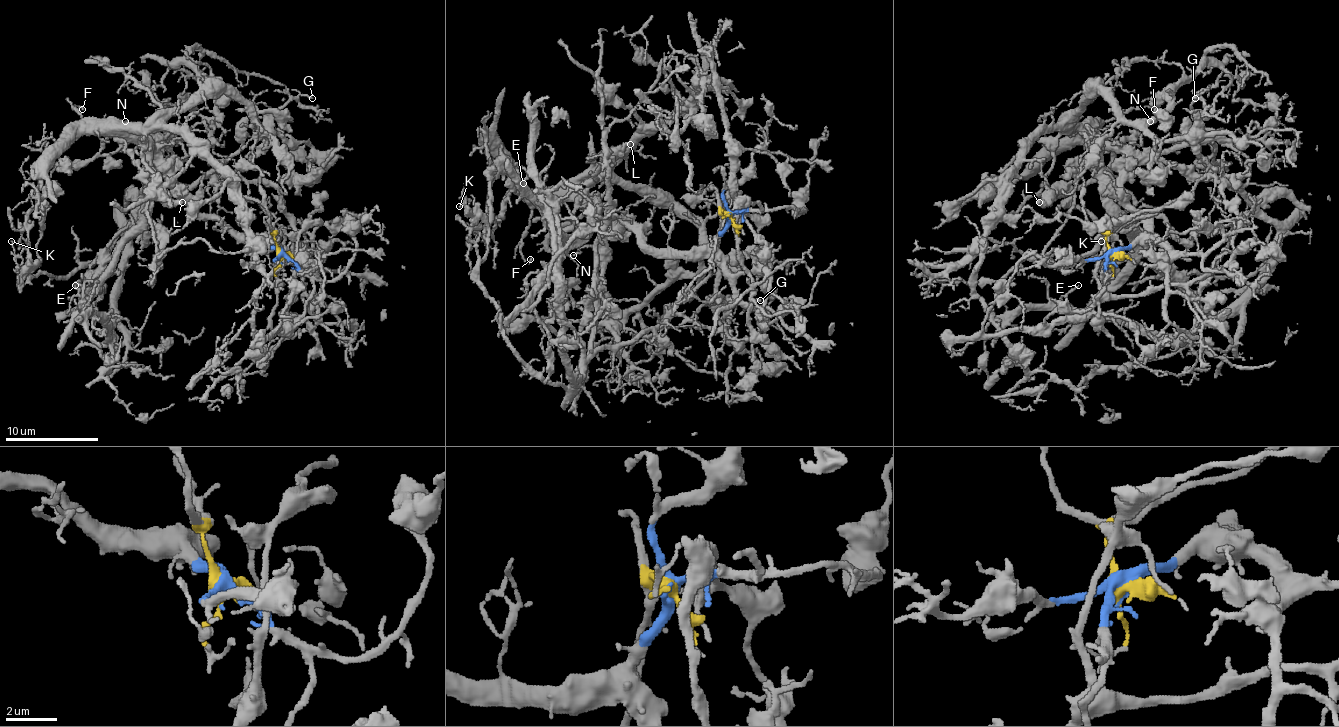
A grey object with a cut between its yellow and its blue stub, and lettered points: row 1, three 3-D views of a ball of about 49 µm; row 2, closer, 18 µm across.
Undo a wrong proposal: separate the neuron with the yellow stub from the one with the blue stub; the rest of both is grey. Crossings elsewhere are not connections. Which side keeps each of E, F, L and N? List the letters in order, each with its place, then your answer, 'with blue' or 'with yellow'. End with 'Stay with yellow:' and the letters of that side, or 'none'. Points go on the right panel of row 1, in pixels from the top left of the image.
E: (1078, 285) | with yellow
F: (1154, 109) | with blue
L: (1039, 202) | with blue
N: (1150, 121) | with blue
Stay with yellow: E

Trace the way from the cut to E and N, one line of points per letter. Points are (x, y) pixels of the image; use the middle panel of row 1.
E: (728, 214), (710, 272), (665, 319), (605, 344), (577, 382), (561, 347), (542, 188), (528, 172), (523, 184)
N: (728, 214), (710, 244), (652, 249), (631, 228), (617, 228), (598, 247), (579, 247), (572, 256)

